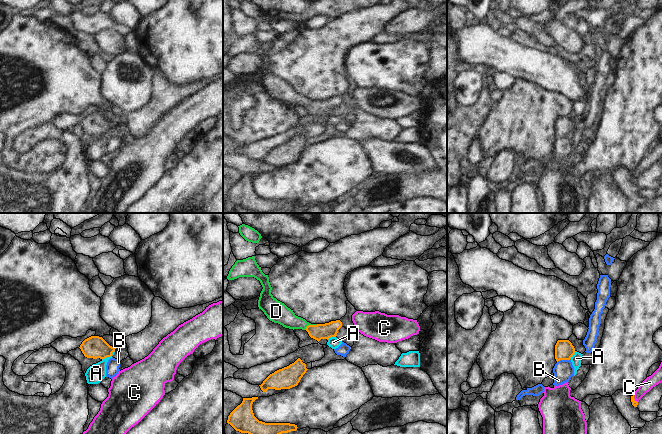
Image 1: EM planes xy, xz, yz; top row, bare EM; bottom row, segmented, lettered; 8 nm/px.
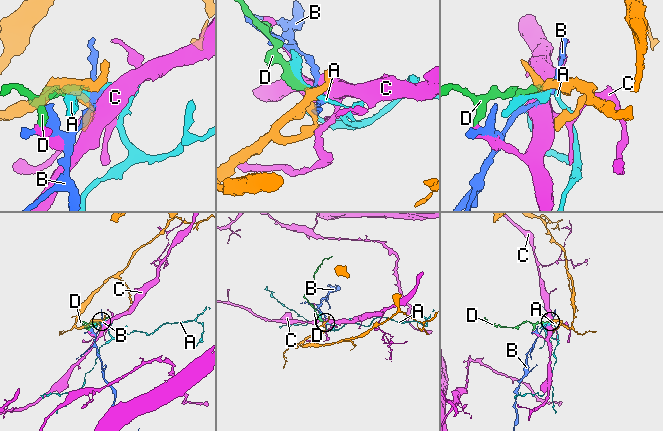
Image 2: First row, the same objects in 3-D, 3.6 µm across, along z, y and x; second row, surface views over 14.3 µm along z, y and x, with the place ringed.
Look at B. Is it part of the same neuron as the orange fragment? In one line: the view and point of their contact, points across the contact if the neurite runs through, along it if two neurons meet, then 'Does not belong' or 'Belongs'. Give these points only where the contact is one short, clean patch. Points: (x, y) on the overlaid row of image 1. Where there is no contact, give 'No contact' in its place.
Touches orange at yz (563, 359). Boundary: yz (570, 358), (557, 362). Does not belong

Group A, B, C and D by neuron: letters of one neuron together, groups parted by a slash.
A / B / C / D

